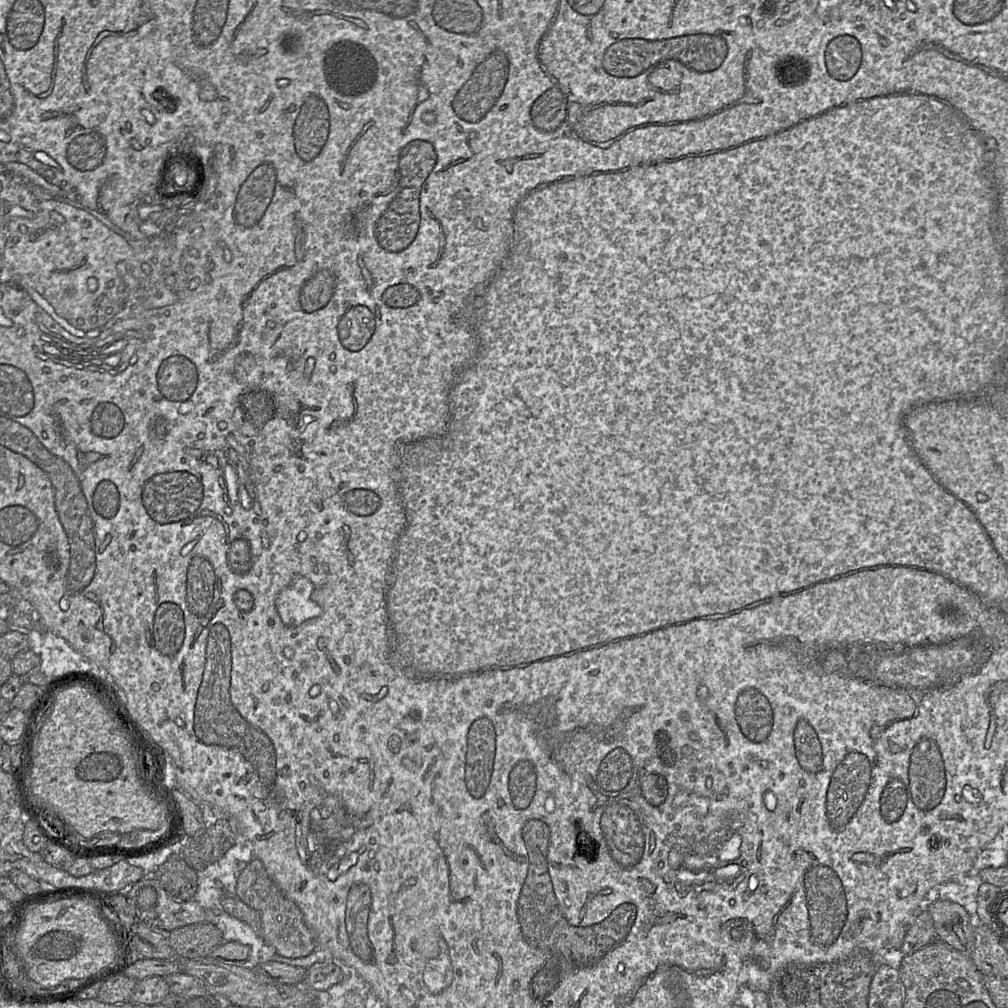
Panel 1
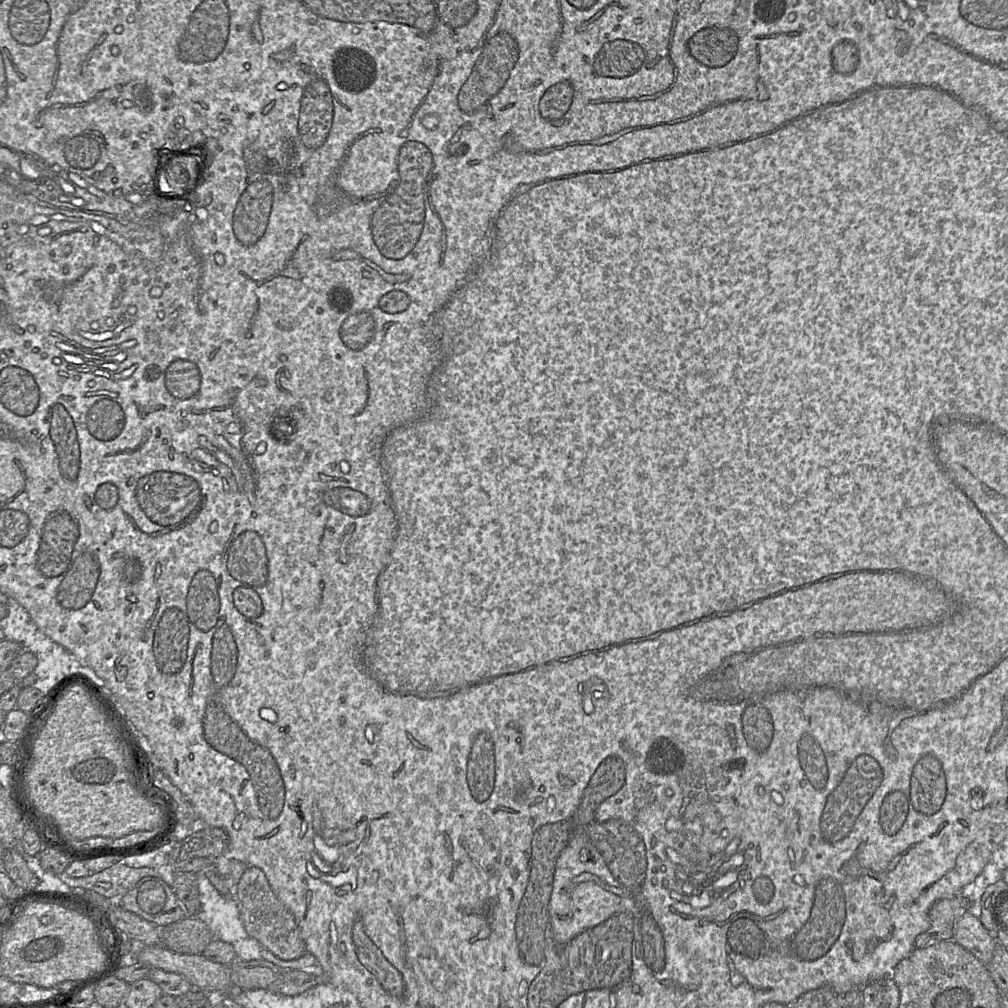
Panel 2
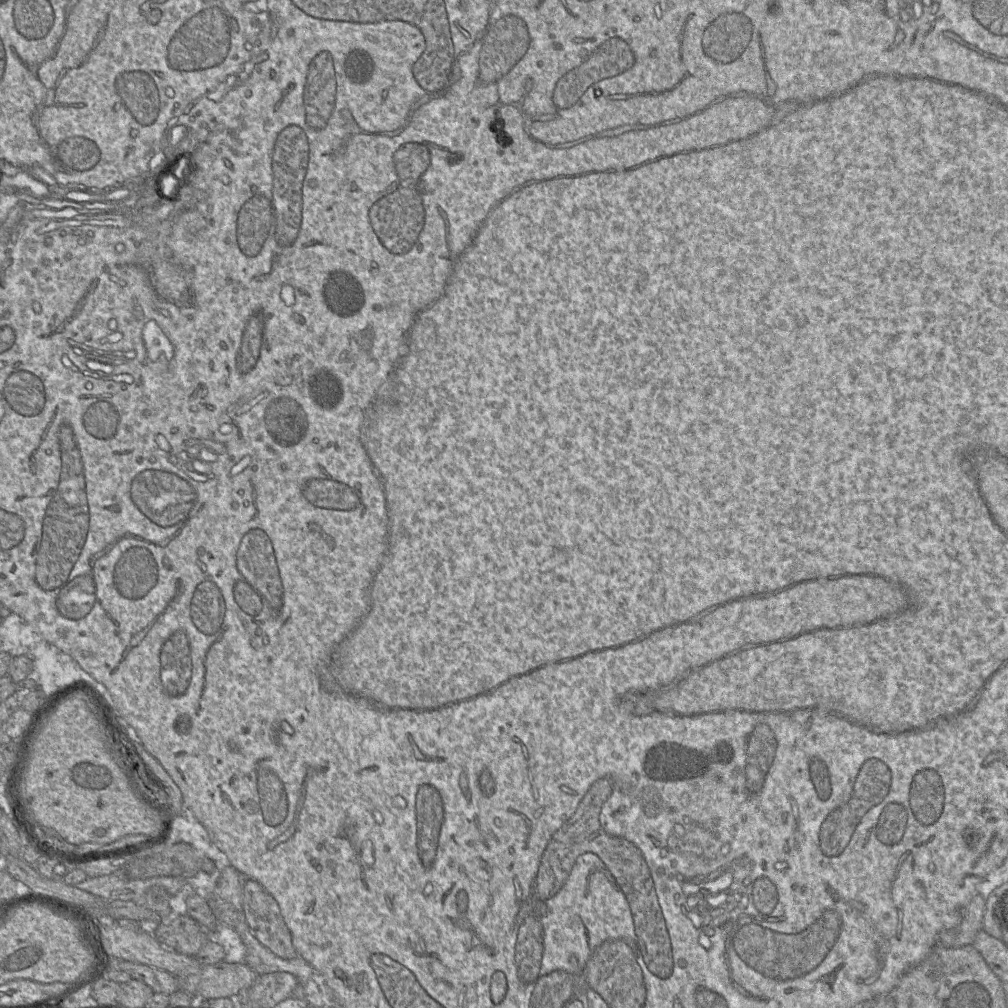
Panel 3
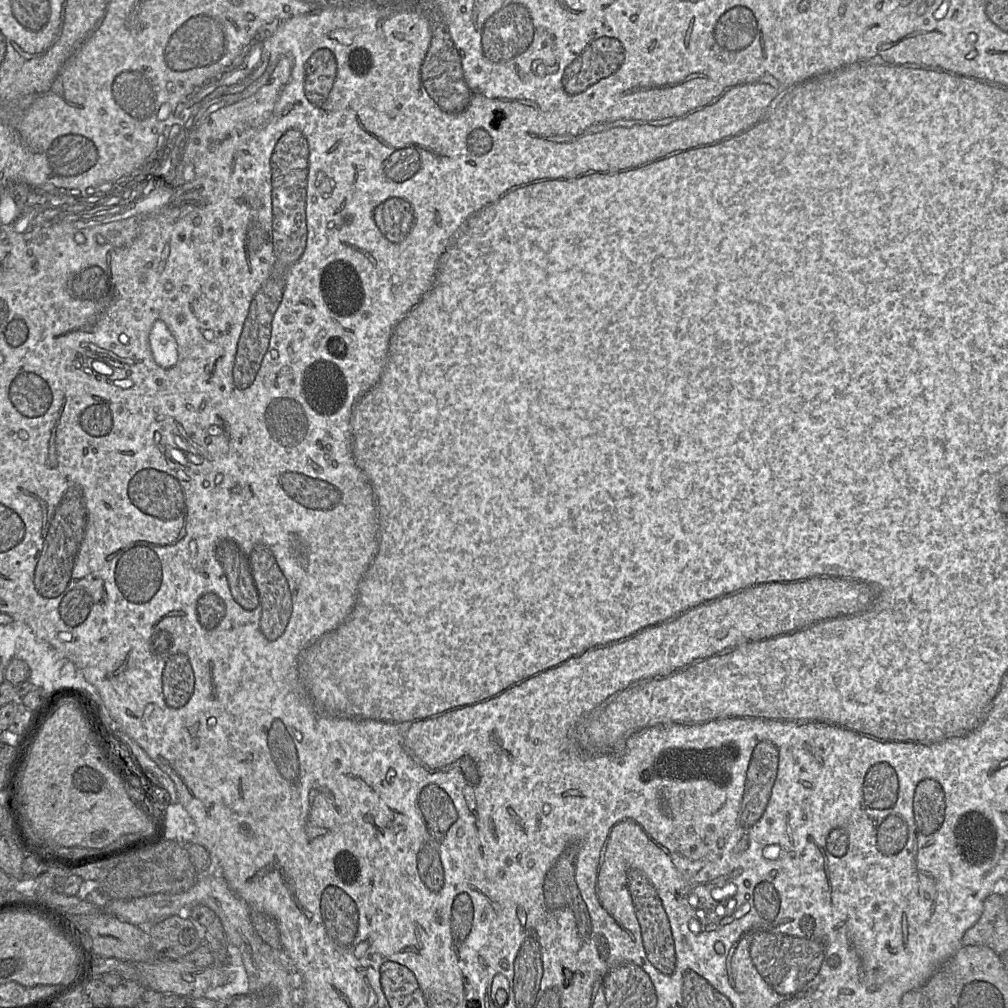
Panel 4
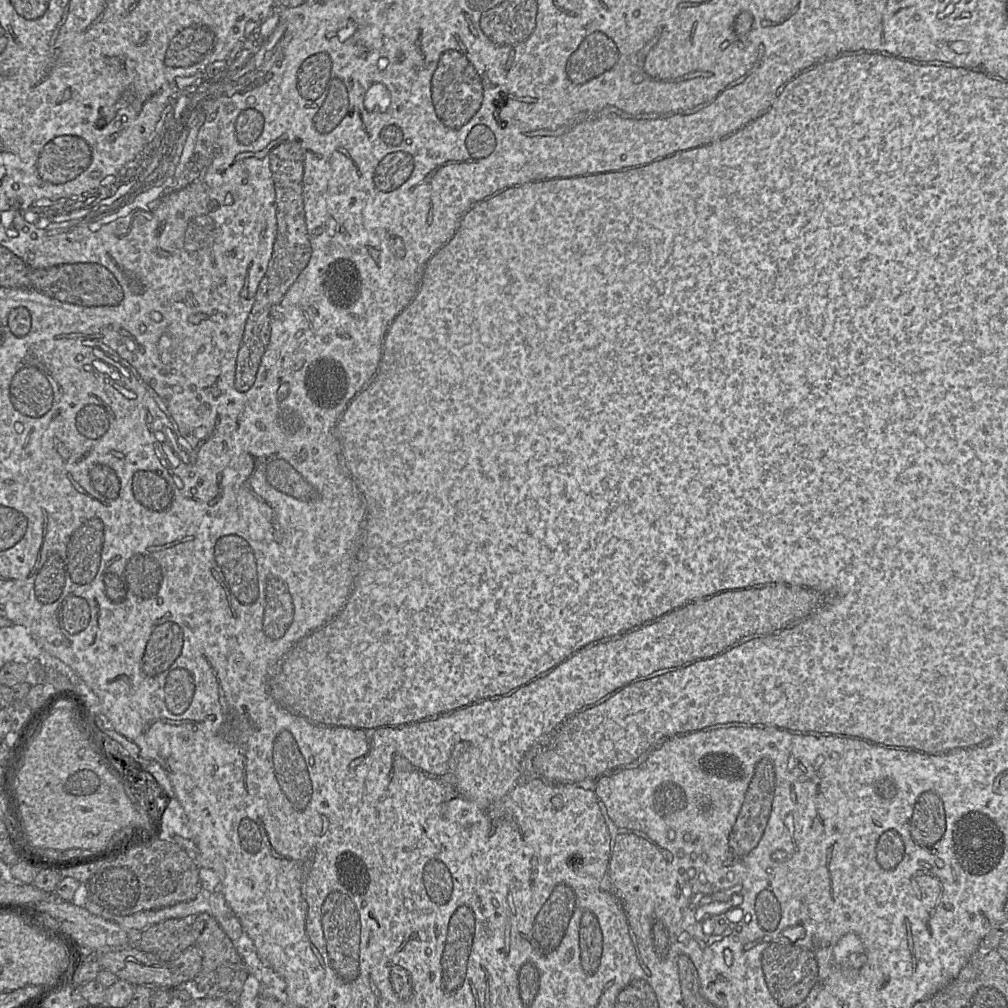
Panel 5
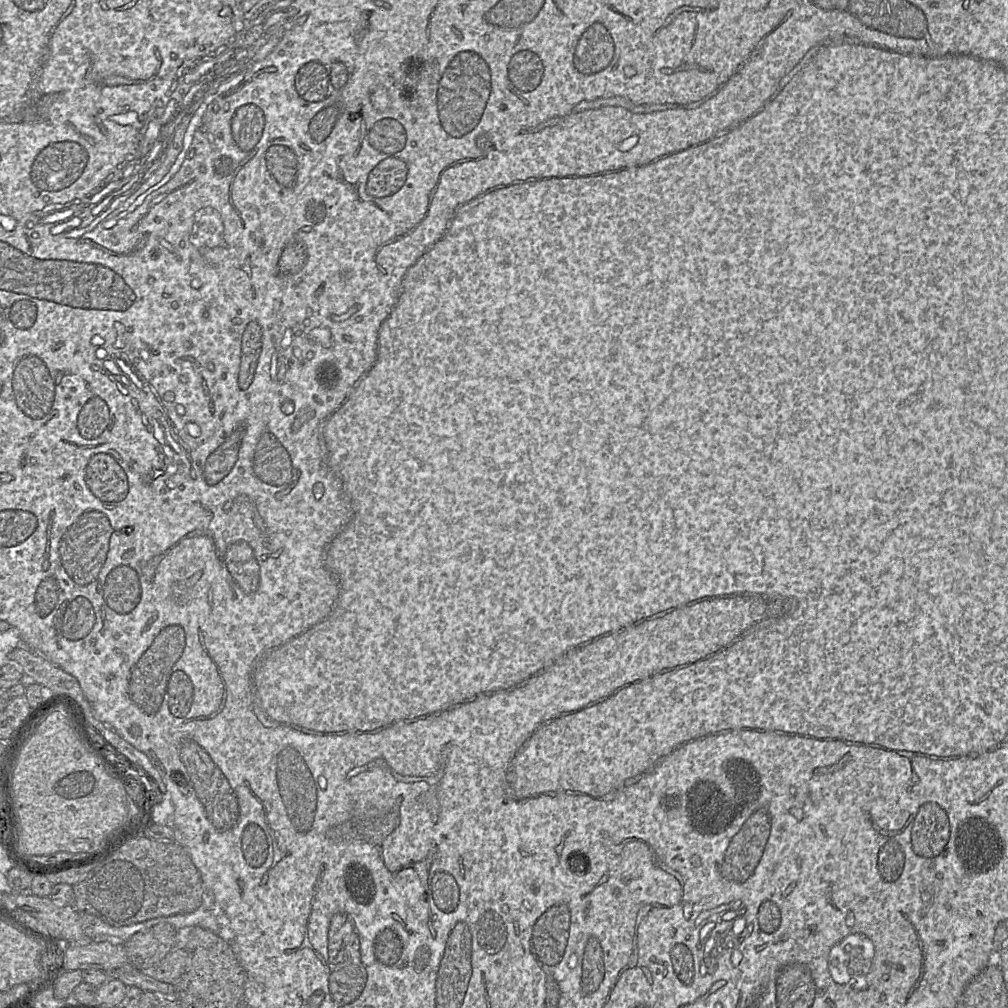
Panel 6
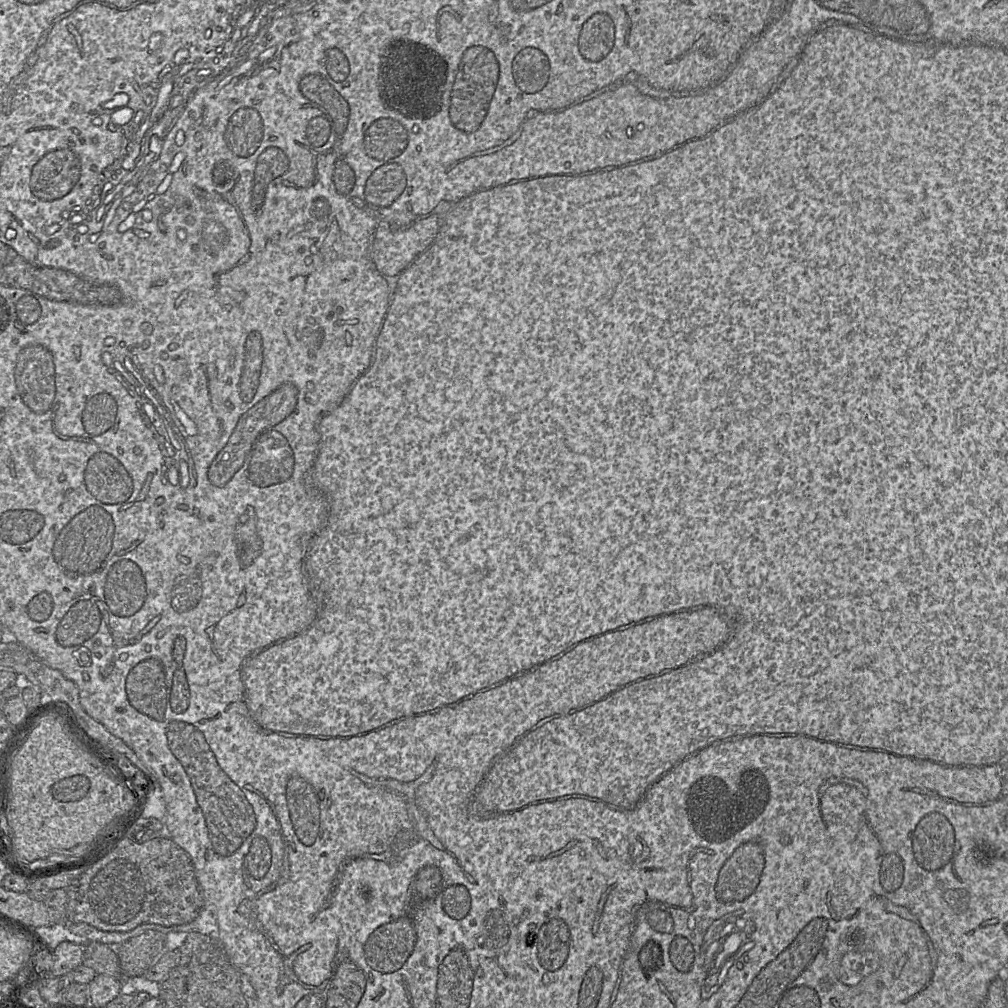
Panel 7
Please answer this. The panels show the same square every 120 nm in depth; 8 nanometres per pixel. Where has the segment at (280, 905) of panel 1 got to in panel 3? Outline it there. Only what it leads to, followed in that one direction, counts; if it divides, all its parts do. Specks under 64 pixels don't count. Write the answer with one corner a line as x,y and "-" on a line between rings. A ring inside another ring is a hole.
244,879
242,906
250,930
262,945
283,959
297,956
278,903
260,883

